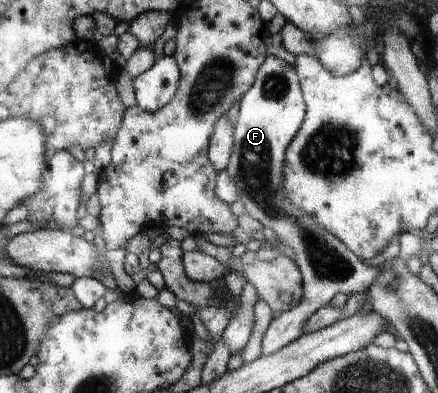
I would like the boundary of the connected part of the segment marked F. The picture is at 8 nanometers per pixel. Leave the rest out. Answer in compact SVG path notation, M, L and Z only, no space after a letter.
M268 56L266 62L259 68L254 86L240 99L238 104L237 122L234 124L234 144L232 154L225 168L228 176L232 178L232 182L238 188L236 201L244 206L245 214L252 216L254 220L262 222L265 229L275 232L279 242L283 246L290 246L294 251L295 263L299 265L303 275L304 298L300 300L300 304L291 311L274 316L268 326L261 342L261 356L270 356L274 352L280 352L282 348L298 339L304 332L304 324L319 310L330 304L330 300L336 294L360 294L366 293L372 284L376 283L376 278L382 274L384 268L372 266L360 259L352 252L351 249L338 240L331 232L328 232L324 226L320 226L316 220L312 220L312 216L308 216L306 212L302 212L300 208L296 208L288 196L282 190L282 168L284 168L284 154L292 142L292 138L298 134L302 122L304 122L304 114L306 114L306 106L304 106L304 98L299 85L298 76L293 65L289 65L279 57Z

